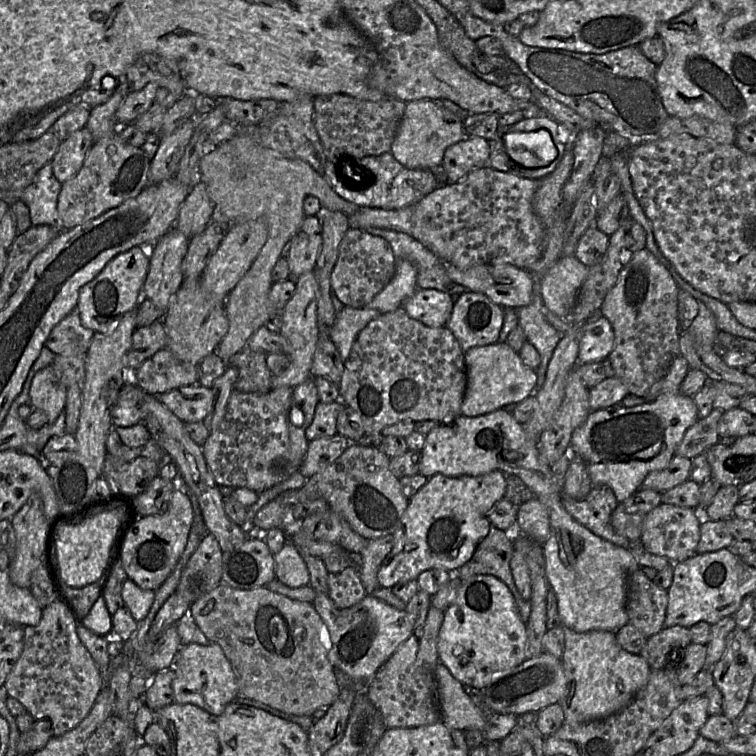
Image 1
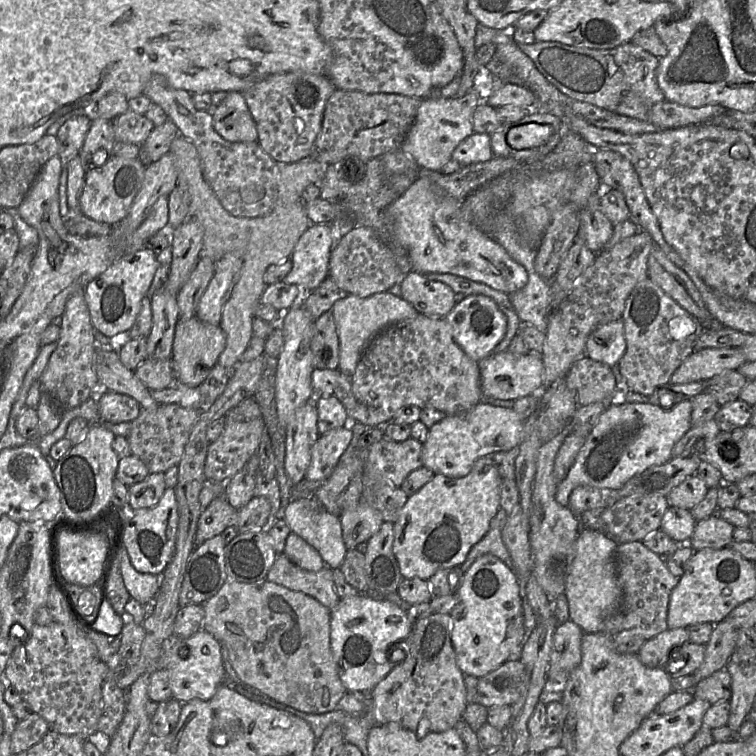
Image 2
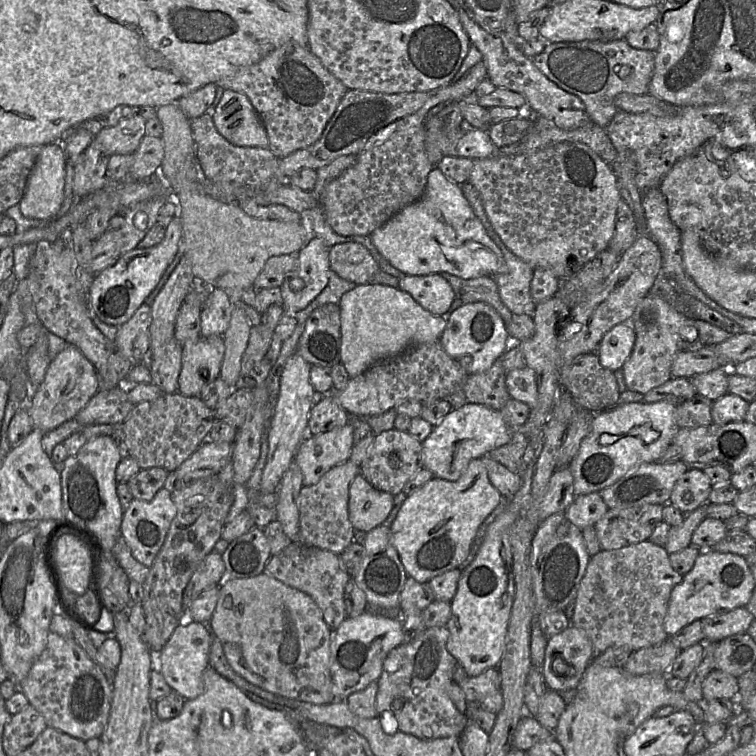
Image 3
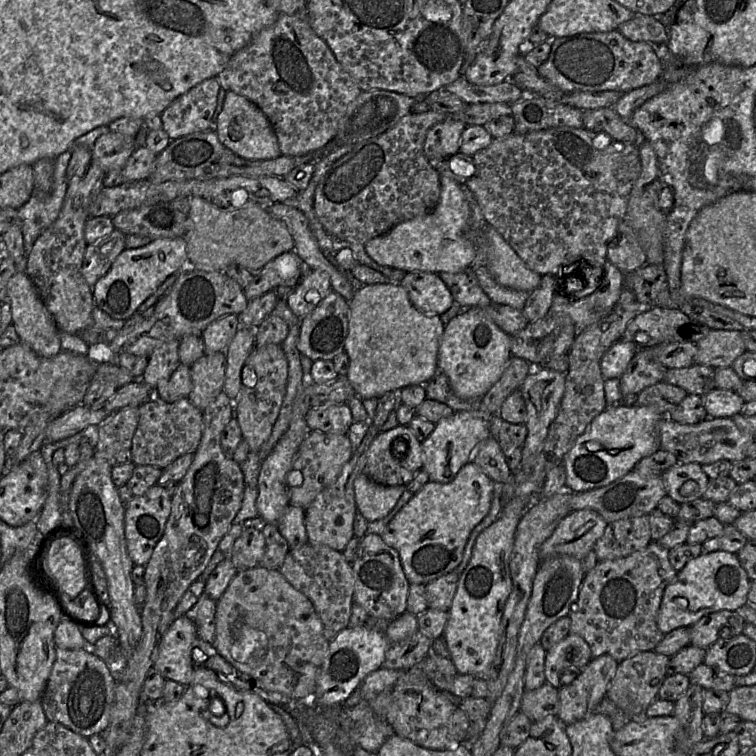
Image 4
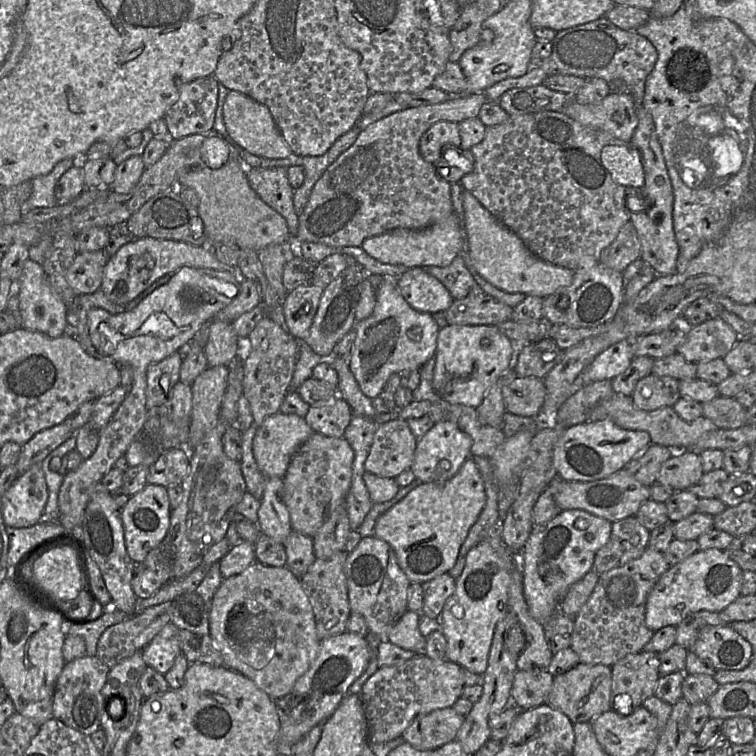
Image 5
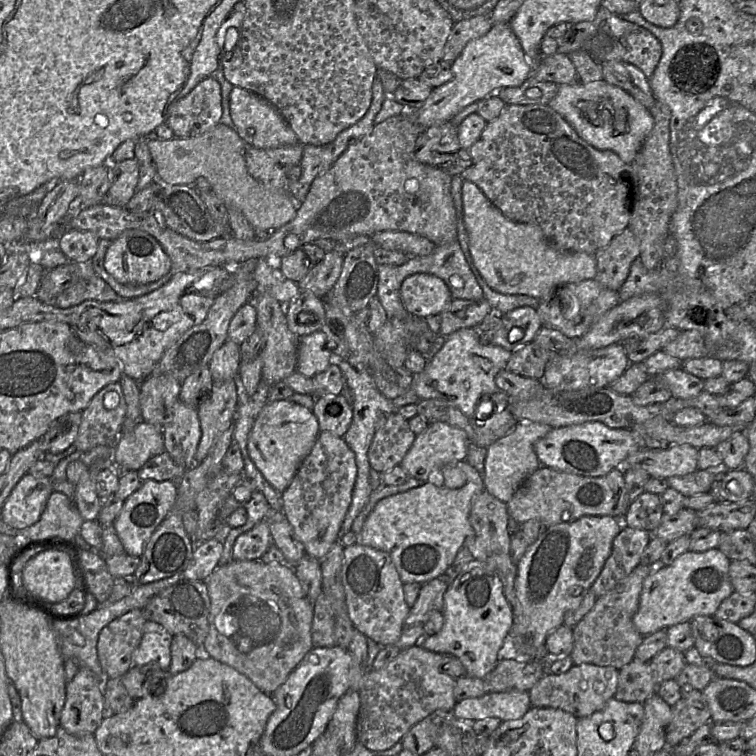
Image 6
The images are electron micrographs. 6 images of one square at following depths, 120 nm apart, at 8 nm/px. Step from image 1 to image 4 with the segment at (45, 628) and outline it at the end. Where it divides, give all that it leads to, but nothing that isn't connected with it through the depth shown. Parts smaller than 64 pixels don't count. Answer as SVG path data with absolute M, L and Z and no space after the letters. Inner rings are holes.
M56 647L56 659L39 702L48 721L58 722L89 738L108 727L114 692L113 673L89 647L77 650Z

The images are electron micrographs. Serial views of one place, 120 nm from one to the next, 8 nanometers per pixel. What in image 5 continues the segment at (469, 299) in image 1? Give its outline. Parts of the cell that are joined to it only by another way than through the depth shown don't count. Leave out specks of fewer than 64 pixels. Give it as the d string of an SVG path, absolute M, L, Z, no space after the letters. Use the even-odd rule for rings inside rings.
M448 325L438 334L433 388L444 401L476 409L490 387L511 368L515 356L515 344L494 325Z

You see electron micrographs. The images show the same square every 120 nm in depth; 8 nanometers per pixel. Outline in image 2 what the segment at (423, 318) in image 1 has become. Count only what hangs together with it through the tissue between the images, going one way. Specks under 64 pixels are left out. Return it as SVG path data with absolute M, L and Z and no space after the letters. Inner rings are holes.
M411 271L402 276L400 286L401 297L422 315L445 318L455 306L452 289L425 274Z

